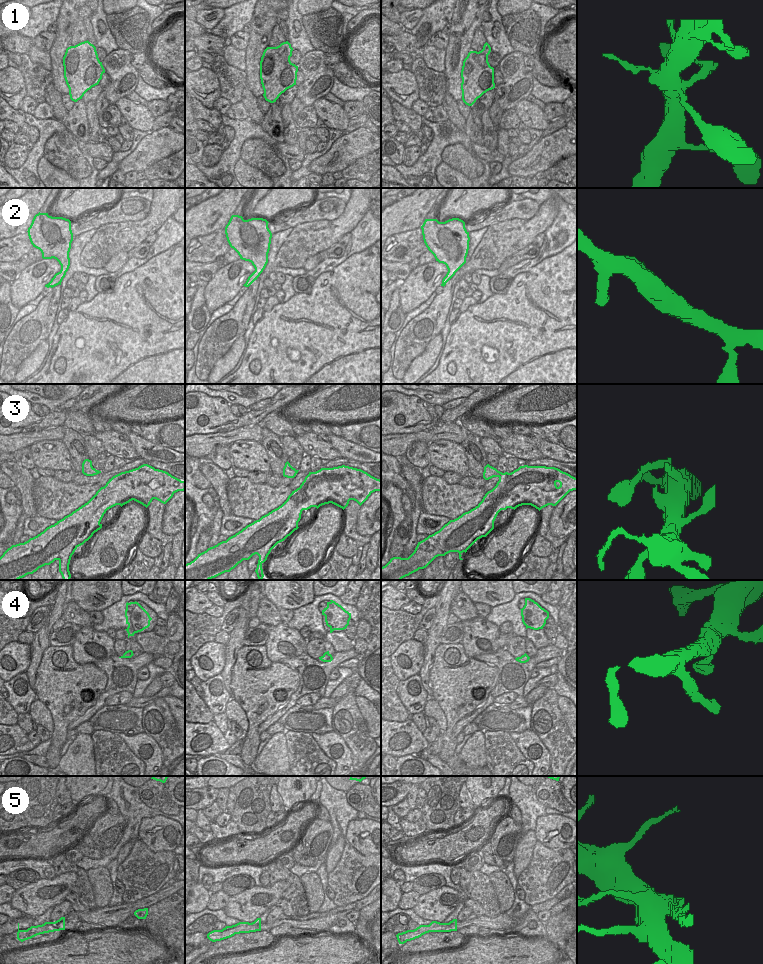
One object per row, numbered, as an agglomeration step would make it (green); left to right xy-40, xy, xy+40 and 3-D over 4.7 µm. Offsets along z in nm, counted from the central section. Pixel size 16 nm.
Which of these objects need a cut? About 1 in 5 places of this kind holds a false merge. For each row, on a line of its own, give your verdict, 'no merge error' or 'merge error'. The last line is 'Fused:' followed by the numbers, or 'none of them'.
1: no merge error
2: no merge error
3: no merge error
4: no merge error
5: merge error
Fused: 5

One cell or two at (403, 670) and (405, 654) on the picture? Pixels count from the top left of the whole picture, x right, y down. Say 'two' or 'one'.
one

